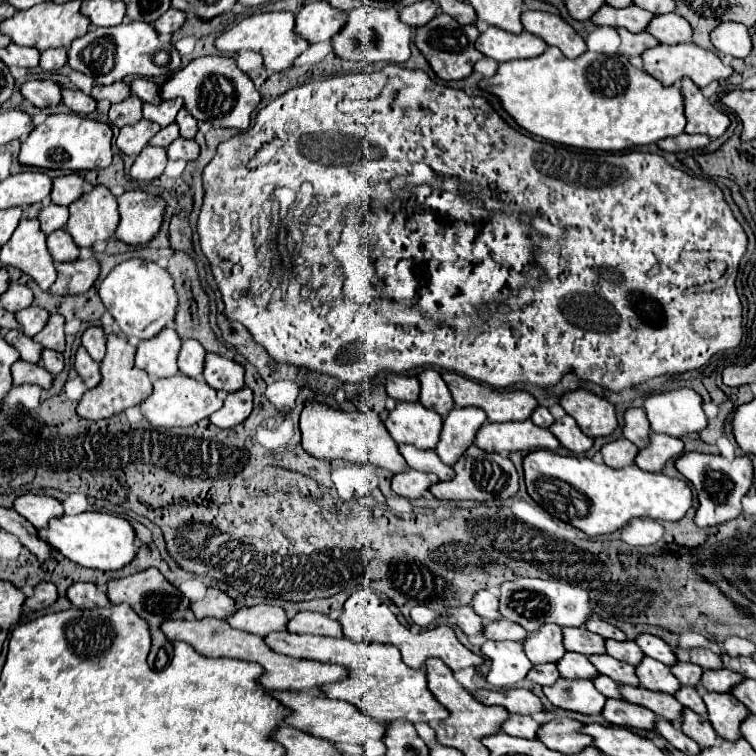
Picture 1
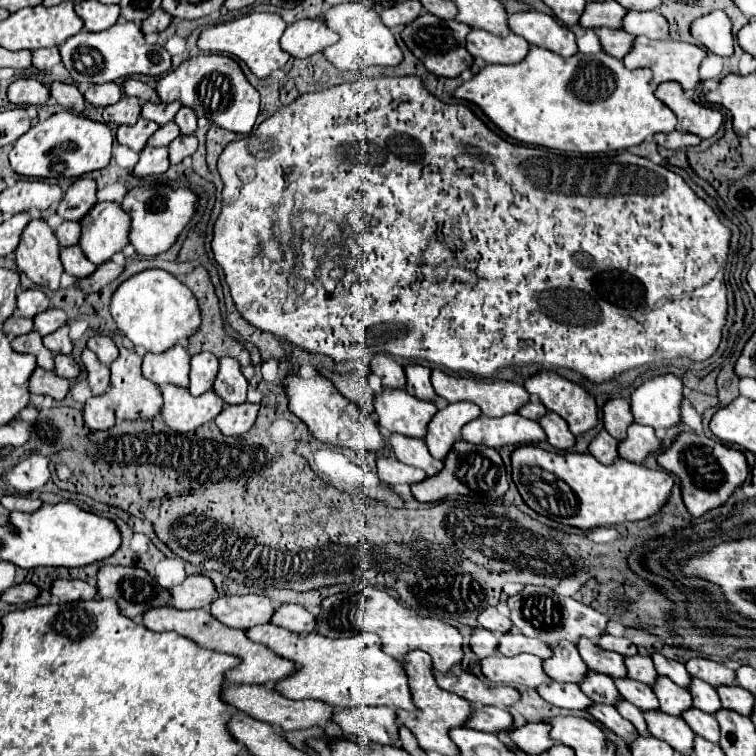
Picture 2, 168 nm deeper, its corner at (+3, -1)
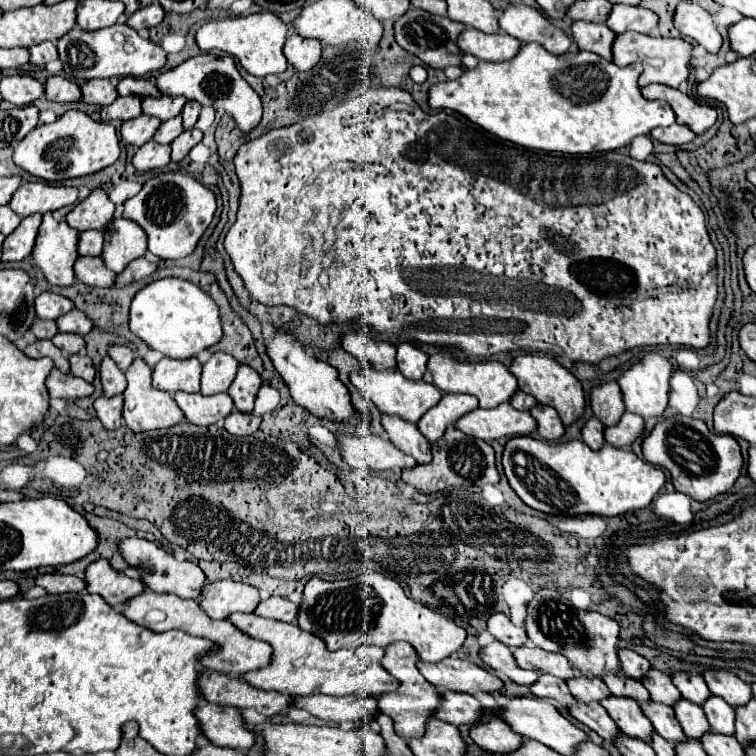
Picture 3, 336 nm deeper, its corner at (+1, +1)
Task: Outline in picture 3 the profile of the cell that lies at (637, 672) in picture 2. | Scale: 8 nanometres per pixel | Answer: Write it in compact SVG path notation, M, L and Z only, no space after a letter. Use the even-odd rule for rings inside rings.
M654 668L650 670L650 676L646 676L644 686L650 692L654 702L660 702L666 706L674 706L682 698L678 688L672 684L672 678L662 674L660 670L654 670Z

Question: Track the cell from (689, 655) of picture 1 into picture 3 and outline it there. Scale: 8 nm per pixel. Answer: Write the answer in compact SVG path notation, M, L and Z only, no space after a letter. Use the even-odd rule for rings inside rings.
M706 670L704 680L714 696L720 696L726 700L732 708L744 706L752 700L752 688L742 682L738 676L726 670Z

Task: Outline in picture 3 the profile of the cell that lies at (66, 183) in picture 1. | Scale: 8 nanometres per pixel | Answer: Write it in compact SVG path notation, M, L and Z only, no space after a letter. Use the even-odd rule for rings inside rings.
M94 190L84 202L74 206L66 220L78 232L108 230L110 222L114 220L114 208L114 202L108 198L104 190Z

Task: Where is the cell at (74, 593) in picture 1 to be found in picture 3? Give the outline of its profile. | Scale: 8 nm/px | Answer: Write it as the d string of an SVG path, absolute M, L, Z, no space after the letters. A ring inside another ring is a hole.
M40 574L36 578L36 584L42 586L48 594L80 592L86 588L84 580L80 580L78 576L66 576L66 574Z

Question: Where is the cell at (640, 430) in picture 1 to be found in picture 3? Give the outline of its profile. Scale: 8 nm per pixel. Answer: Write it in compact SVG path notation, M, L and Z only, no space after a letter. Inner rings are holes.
M600 382L590 390L590 408L604 426L616 424L626 410L620 394L622 392L616 382Z

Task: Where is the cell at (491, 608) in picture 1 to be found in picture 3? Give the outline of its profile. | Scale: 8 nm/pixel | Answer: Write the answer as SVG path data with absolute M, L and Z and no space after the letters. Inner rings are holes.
M492 614L488 618L488 632L510 648L518 648L518 646L528 644L526 630L522 626L512 624L506 614Z

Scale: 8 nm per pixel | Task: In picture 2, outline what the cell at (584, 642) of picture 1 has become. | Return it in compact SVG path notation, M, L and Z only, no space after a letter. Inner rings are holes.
M580 638L576 646L578 646L578 652L580 652L580 658L586 662L586 666L590 670L608 674L612 678L624 678L626 676L624 658L620 654L602 650L600 646L594 646L594 642L588 640L588 638Z

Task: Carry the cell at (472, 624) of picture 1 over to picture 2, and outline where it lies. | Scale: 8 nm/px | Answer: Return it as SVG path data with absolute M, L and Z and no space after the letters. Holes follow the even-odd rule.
M474 628L470 636L470 648L478 658L486 658L490 654L496 654L496 634L484 628Z

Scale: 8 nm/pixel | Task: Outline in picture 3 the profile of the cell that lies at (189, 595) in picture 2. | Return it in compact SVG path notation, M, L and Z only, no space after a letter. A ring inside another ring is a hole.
M142 538L118 540L118 550L120 550L122 558L128 562L130 568L140 570L140 580L146 584L148 590L154 590L154 592L170 592L170 594L176 594L180 598L198 600L198 596L202 592L202 584L206 582L206 576L204 576L204 572L196 564L192 564L188 560L176 560L164 548L156 546L150 540L142 540Z

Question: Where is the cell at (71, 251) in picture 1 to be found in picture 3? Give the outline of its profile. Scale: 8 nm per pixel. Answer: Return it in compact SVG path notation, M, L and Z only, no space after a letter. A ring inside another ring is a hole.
M80 256L74 264L74 272L76 272L76 278L80 282L90 284L90 286L112 288L114 282L116 282L116 274L110 272L100 258L94 260L90 256Z

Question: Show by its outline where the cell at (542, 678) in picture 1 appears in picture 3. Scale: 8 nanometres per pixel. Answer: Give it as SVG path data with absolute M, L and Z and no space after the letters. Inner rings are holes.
M576 704L574 708L570 708L570 714L608 742L614 742L620 734L618 726L600 704Z

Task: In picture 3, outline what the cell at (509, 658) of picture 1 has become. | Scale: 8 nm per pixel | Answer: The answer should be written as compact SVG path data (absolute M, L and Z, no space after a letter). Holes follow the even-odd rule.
M540 672L538 684L530 686L530 690L532 690L532 694L538 696L538 698L558 700L564 708L570 708L570 706L576 704L576 702L574 702L574 696L570 696L570 690L568 690L566 682L554 678L554 676L550 676L550 674L542 674L542 672Z

